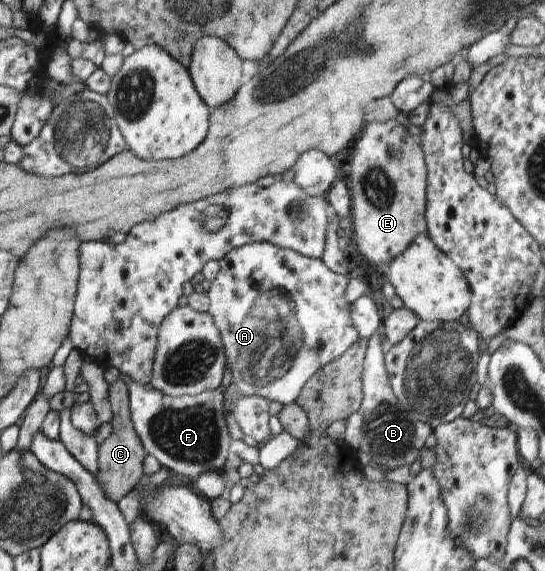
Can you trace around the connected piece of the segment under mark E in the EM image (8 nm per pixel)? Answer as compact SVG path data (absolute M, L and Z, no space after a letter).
M396 120L364 125L362 136L354 142L355 150L348 166L351 193L352 242L362 257L386 268L420 233L426 233L427 165L418 137L408 133Z

